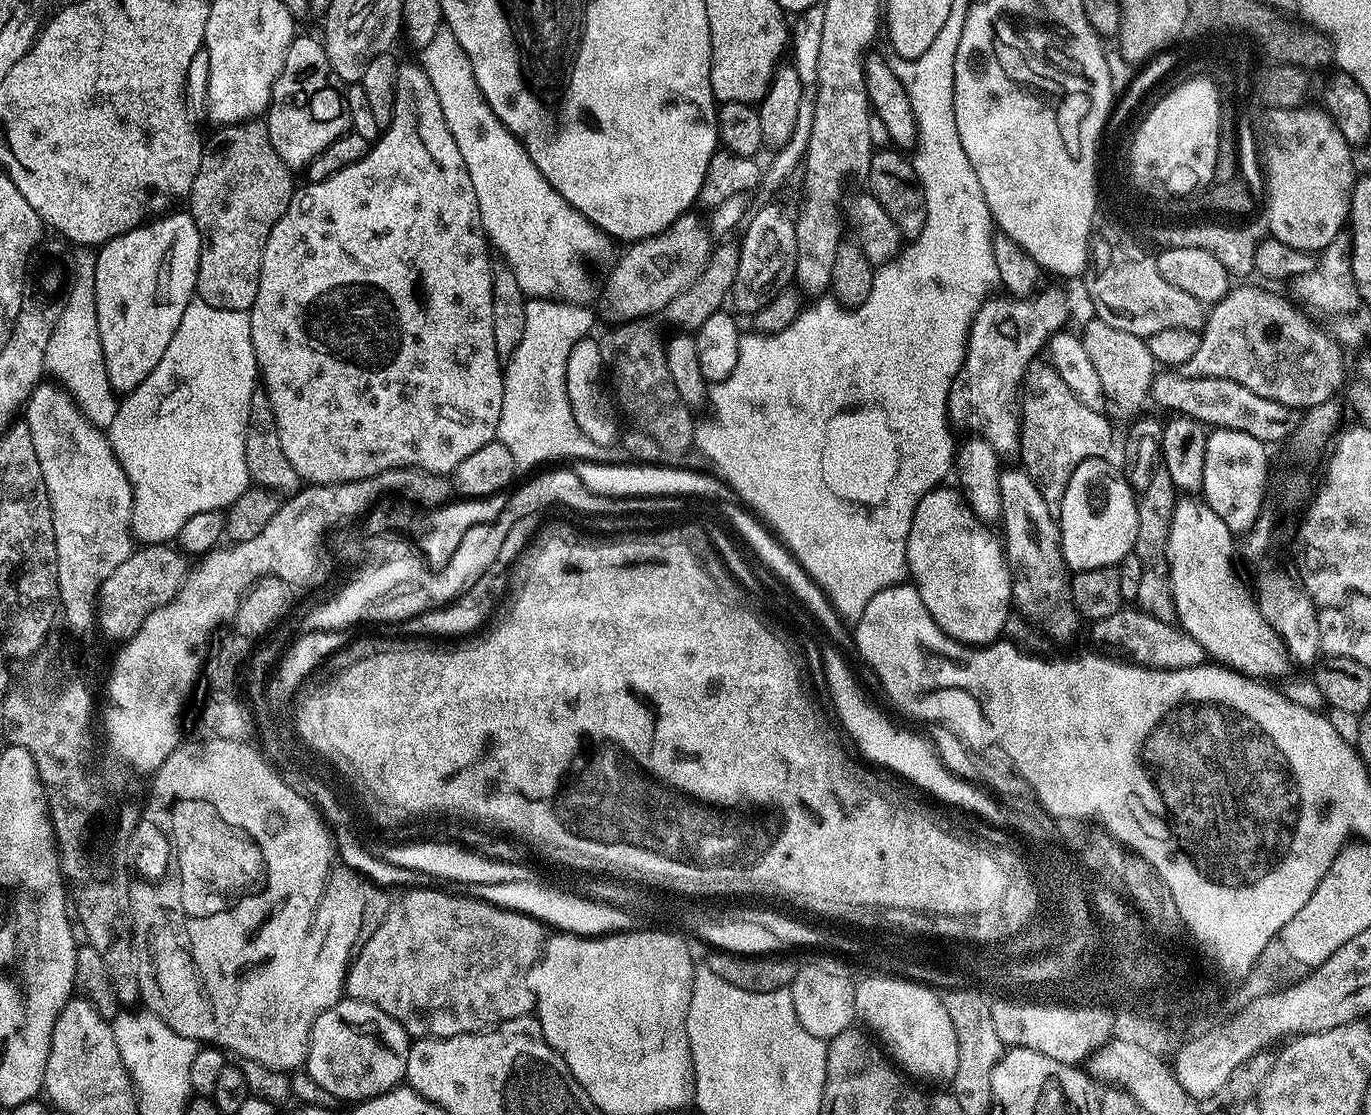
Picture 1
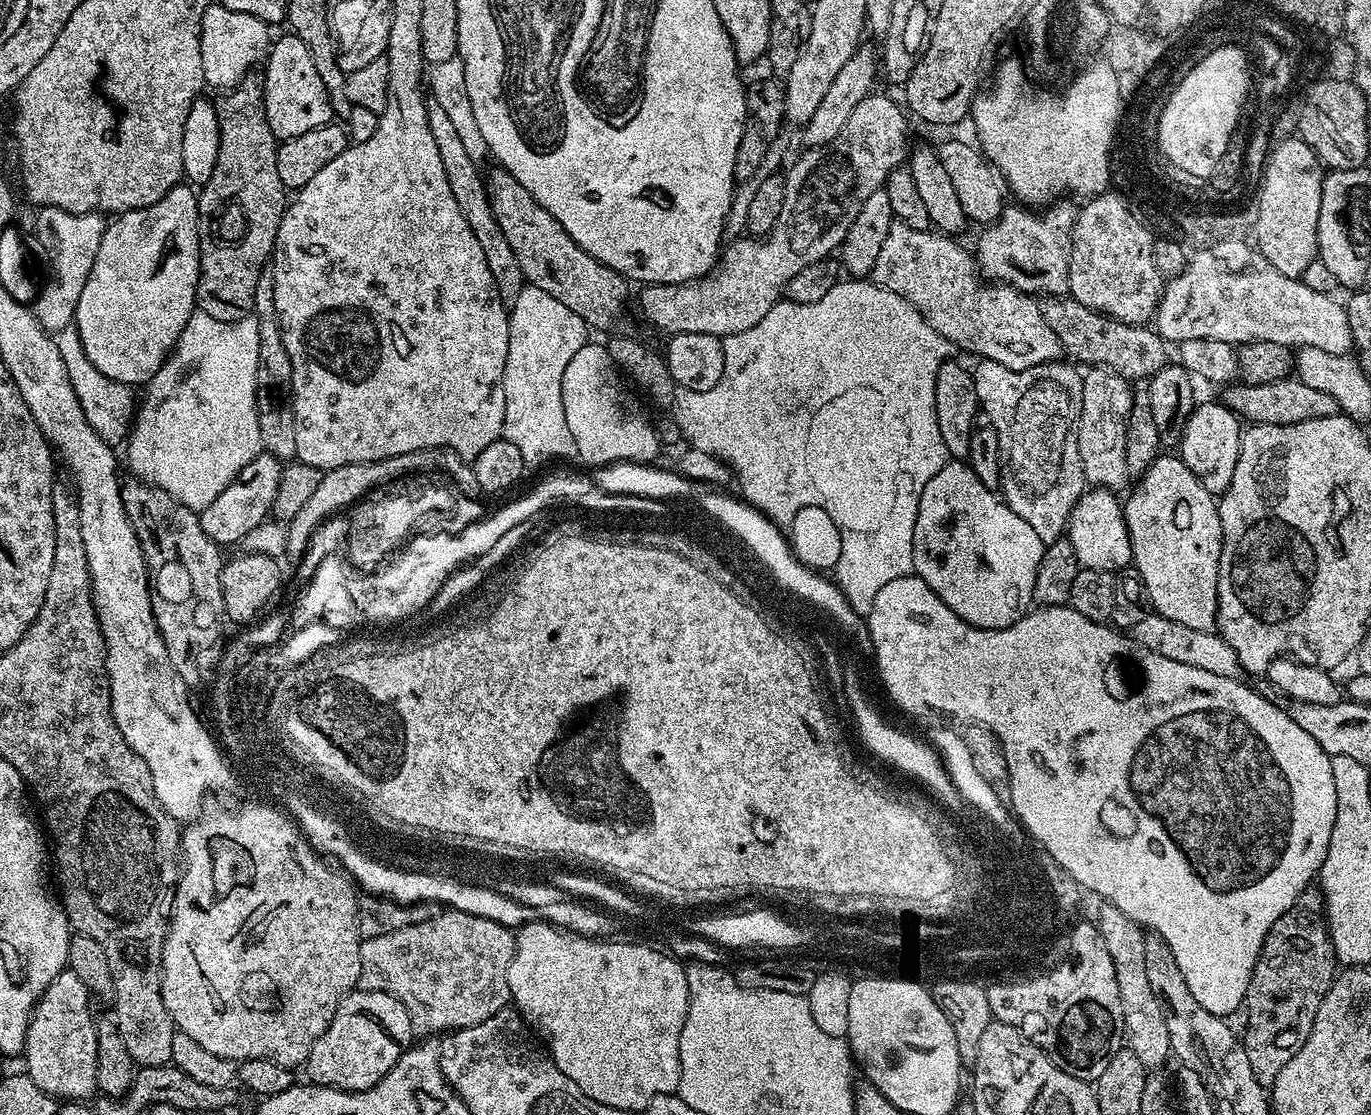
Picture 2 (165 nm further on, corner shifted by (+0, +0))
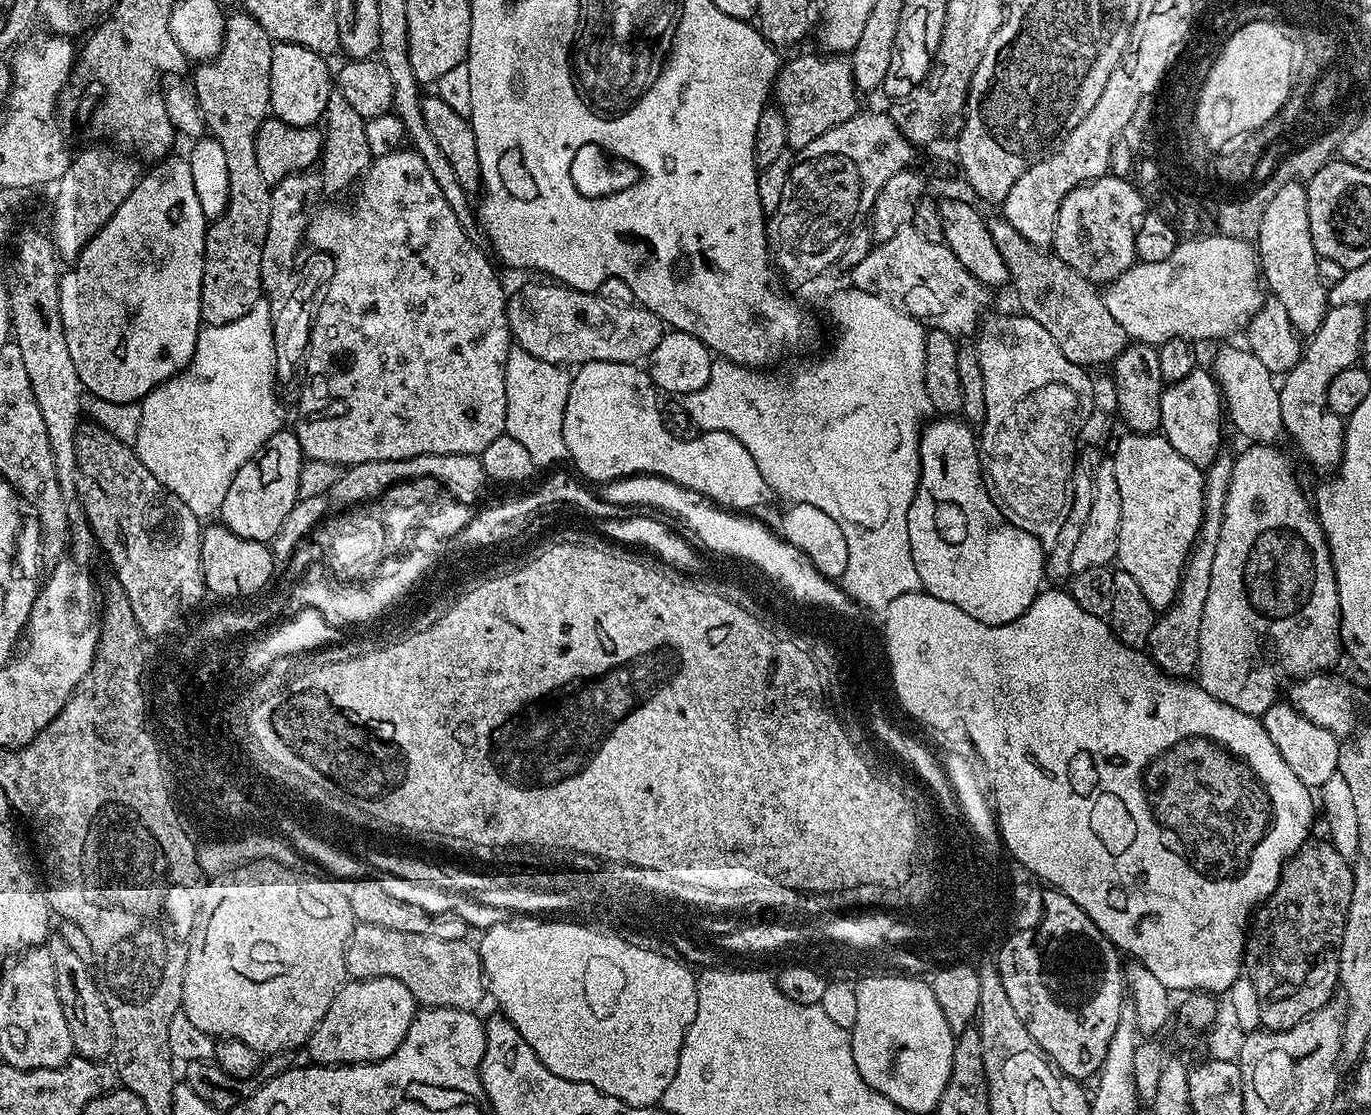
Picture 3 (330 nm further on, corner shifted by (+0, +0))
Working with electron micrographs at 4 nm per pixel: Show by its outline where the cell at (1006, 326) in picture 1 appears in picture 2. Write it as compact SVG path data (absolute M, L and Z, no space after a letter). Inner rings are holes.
M1057 199L1043 211L1028 206L1005 207L1004 213L987 225L976 240L974 259L981 277L988 282L1010 284L1019 292L1063 297L1068 292L1072 231L1078 211L1077 205L1068 200L1071 199Z

